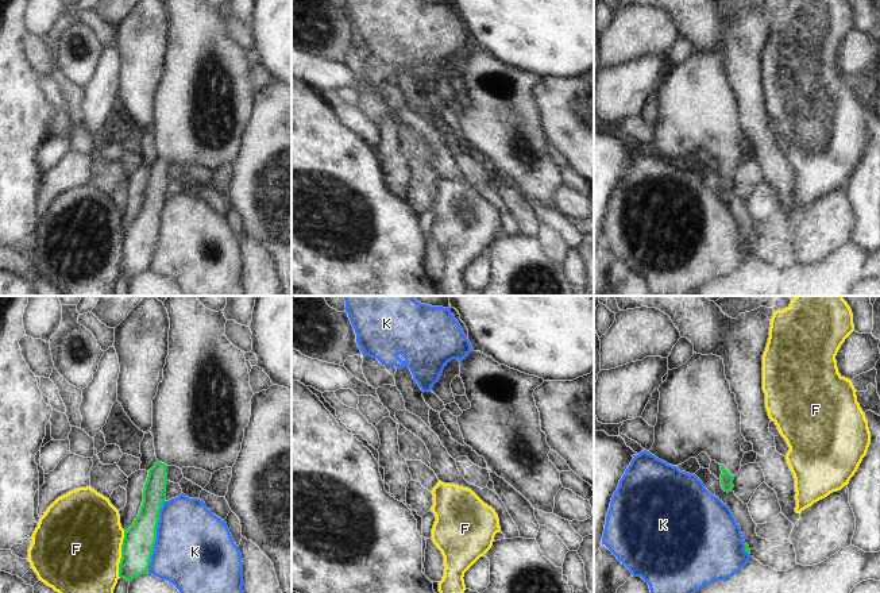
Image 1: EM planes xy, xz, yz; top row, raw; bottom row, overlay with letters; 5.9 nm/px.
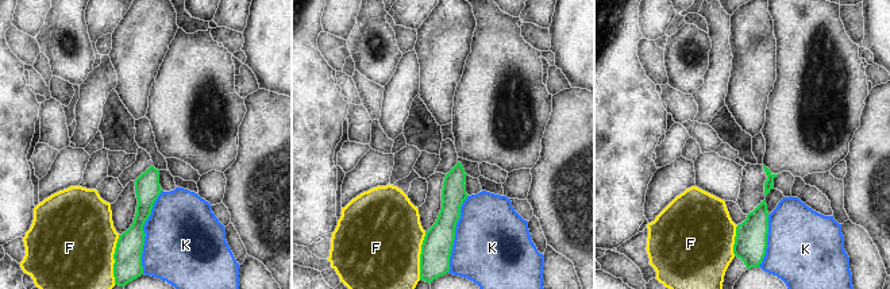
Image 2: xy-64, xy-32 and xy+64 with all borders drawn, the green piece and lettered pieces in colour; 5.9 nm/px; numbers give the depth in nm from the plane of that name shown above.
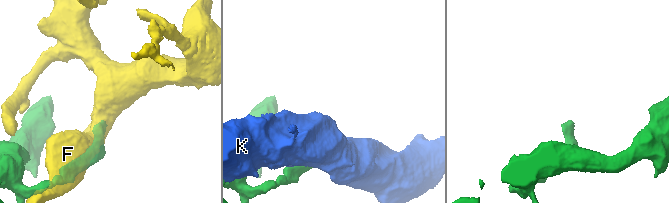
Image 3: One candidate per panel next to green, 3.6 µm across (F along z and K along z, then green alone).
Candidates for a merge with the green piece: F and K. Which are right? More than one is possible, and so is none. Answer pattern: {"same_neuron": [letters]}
{"same_neuron": []}

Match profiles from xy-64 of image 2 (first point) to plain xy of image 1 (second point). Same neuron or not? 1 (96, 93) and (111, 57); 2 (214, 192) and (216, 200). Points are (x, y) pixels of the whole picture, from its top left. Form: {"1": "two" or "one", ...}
{"1": "one", "2": "two"}

